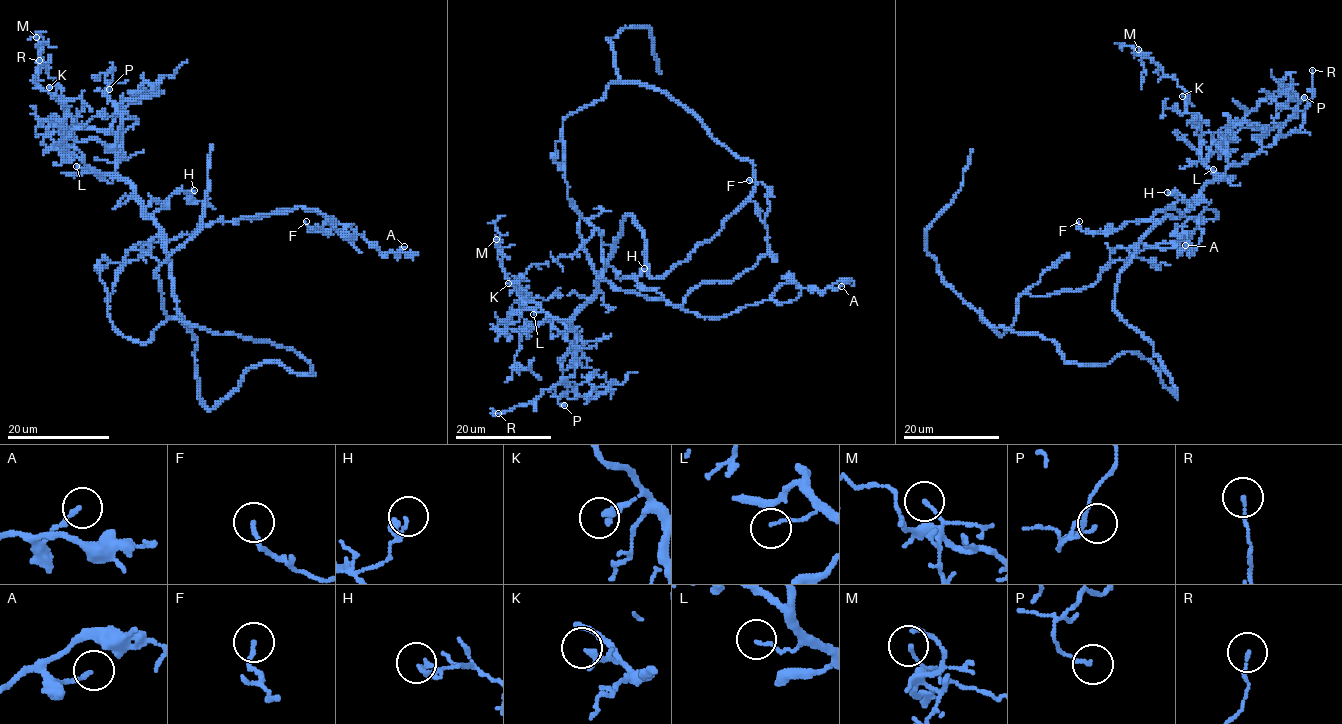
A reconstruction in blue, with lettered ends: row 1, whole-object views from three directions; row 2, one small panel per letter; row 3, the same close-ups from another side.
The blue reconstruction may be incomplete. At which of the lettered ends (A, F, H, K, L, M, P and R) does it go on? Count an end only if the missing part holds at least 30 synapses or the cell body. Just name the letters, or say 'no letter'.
no letter

